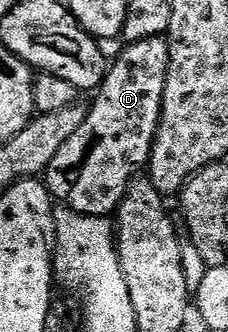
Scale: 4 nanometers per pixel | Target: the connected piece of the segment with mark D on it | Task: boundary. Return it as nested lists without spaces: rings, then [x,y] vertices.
[[[165,37],[149,38],[123,45],[118,59],[109,63],[106,78],[93,95],[94,103],[89,103],[84,124],[52,156],[52,164],[46,169],[44,181],[51,195],[63,207],[78,214],[91,214],[94,218],[113,215],[124,196],[130,190],[131,182],[143,173],[149,163],[154,147],[154,137],[162,115],[164,84],[168,76],[168,44]]]

